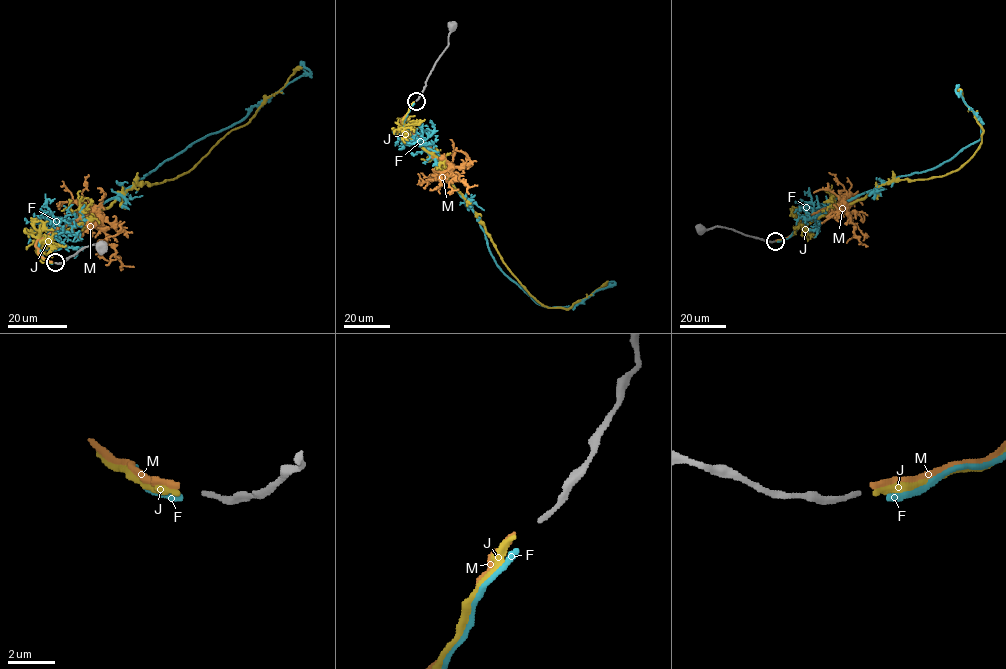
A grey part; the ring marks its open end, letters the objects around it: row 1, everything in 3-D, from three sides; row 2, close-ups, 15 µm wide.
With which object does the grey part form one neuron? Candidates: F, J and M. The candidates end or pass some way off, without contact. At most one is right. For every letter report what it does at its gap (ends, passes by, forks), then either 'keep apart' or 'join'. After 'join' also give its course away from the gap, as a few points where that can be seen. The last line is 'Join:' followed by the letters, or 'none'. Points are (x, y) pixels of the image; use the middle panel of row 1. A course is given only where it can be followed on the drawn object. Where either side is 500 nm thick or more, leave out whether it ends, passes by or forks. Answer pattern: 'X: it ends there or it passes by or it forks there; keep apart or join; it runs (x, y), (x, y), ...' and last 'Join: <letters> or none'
F: it ends there; keep apart
J: it ends there; keep apart
M: it ends there; keep apart
Join: none

